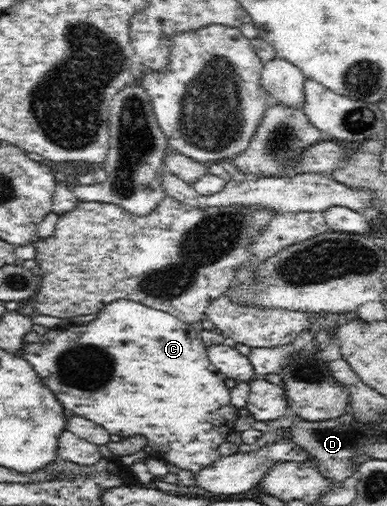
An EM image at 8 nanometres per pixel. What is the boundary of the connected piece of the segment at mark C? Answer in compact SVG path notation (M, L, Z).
M129 299L115 300L113 304L104 306L97 313L97 318L88 324L67 324L65 326L51 328L39 337L38 342L24 343L19 354L33 365L33 369L35 369L43 384L47 385L51 389L51 392L55 393L55 397L57 397L57 400L59 400L65 409L67 408L74 415L85 417L87 420L95 422L95 424L101 424L111 434L119 434L123 438L135 436L135 434L143 434L147 438L147 444L151 446L154 456L166 461L170 466L174 465L182 470L191 470L192 473L197 474L203 471L203 468L209 467L216 460L219 460L219 446L223 442L227 442L228 434L235 431L235 421L240 415L238 408L233 406L231 402L231 389L225 385L226 376L219 372L216 366L211 364L210 358L207 358L207 346L203 342L203 339L201 339L200 331L196 331L189 325L171 313L156 308L149 308L146 304L139 303L139 301Z

